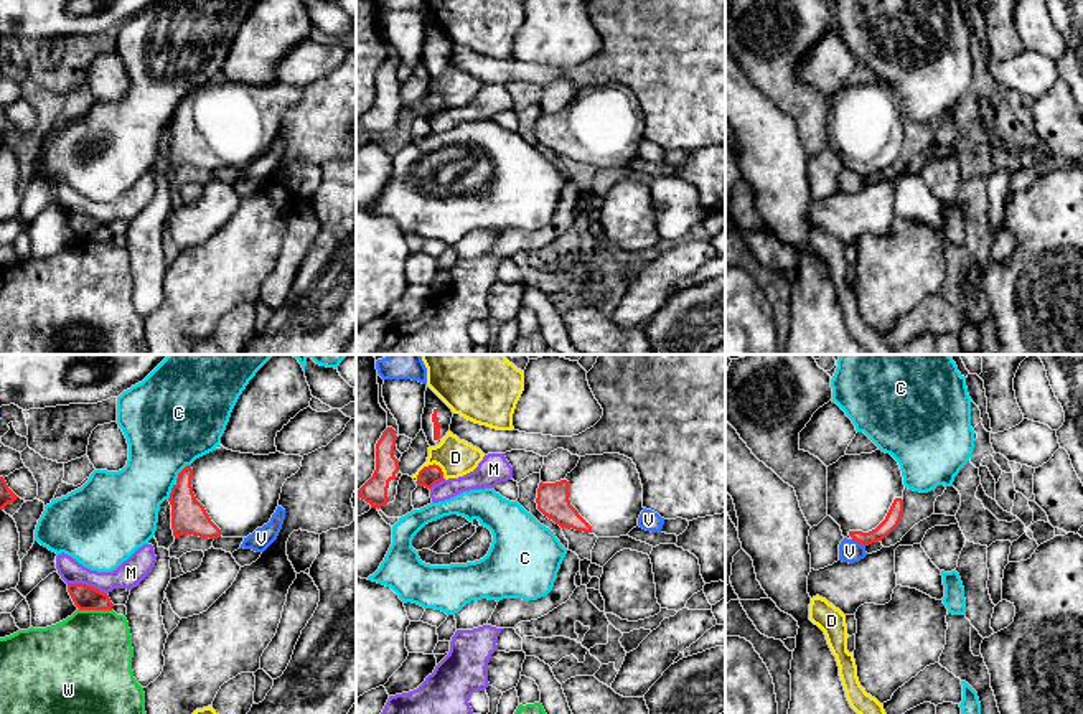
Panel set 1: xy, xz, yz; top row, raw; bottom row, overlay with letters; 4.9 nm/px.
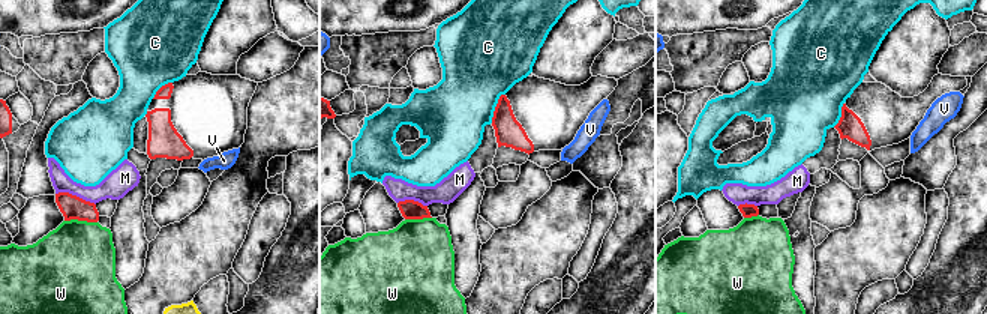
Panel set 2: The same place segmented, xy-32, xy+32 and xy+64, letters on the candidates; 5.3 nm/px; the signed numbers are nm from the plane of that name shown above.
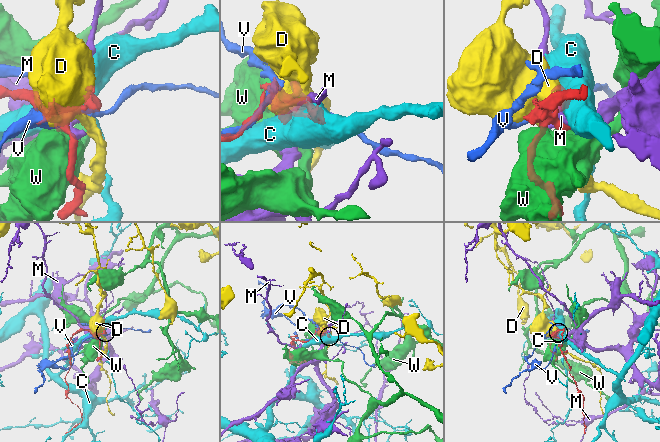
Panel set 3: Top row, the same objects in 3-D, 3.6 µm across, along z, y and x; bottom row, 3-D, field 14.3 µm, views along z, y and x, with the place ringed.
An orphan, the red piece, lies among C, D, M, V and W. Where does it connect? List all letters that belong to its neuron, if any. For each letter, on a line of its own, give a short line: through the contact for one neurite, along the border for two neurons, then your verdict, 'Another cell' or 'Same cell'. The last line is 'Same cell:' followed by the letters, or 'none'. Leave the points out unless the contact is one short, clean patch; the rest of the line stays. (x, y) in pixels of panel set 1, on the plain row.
C: Another cell
D: Line: xz (416, 108), (424, 98), (436, 94), (445, 109). Another cell
M: Another cell
V: Another cell
W: Another cell
Same cell: none

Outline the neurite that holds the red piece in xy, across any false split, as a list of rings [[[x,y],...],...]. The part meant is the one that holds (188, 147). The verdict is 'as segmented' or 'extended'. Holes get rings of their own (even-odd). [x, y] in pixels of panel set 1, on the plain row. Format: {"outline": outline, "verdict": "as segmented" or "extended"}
{"outline": [[[224,78],[196,89],[178,104],[168,129],[175,170],[183,165],[247,168],[270,152],[284,114],[300,101],[302,91]]], "verdict": "extended"}

